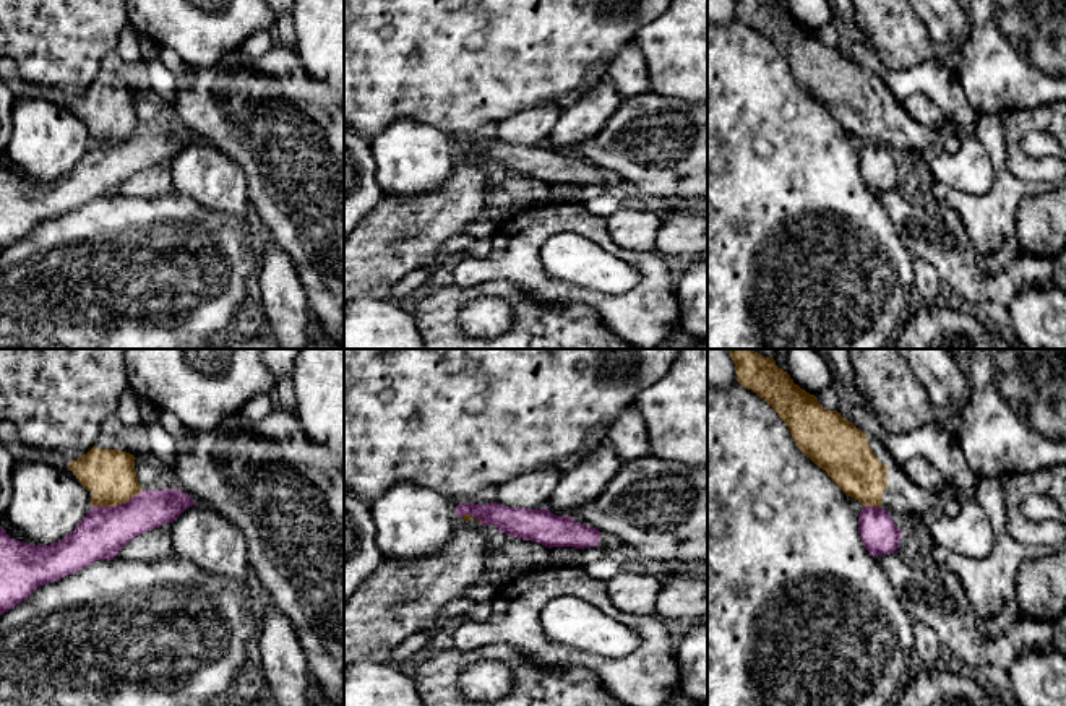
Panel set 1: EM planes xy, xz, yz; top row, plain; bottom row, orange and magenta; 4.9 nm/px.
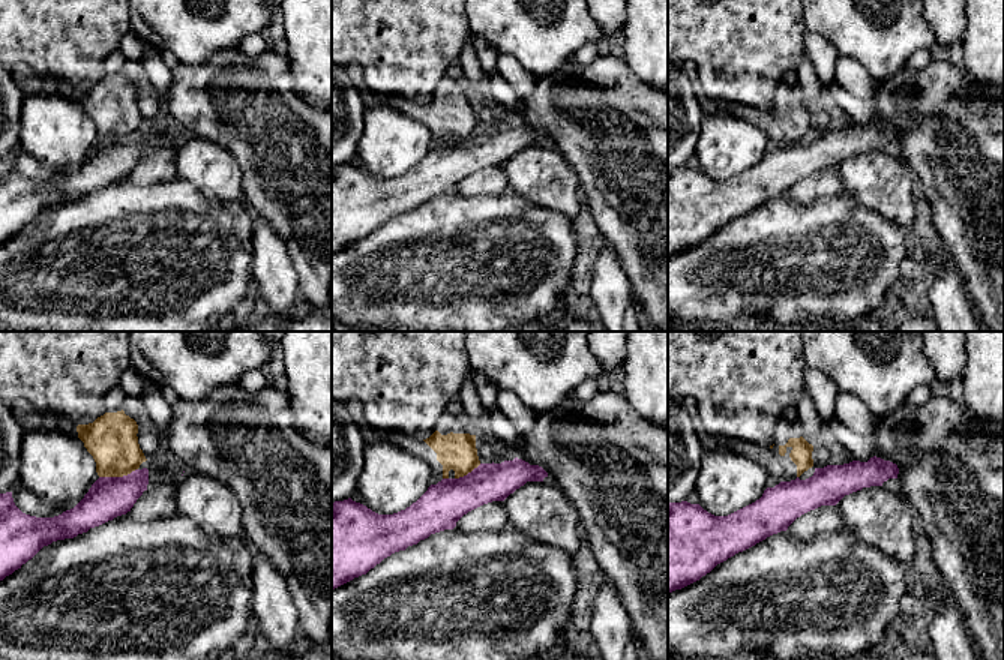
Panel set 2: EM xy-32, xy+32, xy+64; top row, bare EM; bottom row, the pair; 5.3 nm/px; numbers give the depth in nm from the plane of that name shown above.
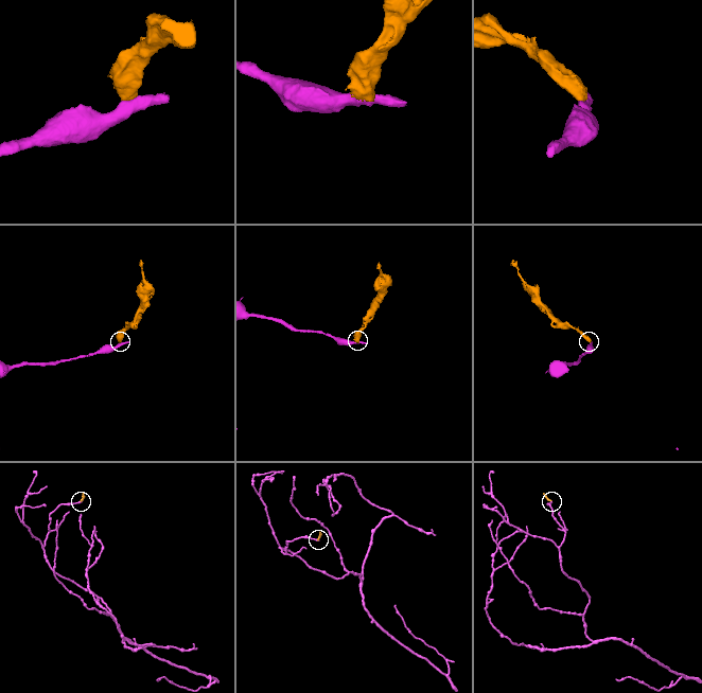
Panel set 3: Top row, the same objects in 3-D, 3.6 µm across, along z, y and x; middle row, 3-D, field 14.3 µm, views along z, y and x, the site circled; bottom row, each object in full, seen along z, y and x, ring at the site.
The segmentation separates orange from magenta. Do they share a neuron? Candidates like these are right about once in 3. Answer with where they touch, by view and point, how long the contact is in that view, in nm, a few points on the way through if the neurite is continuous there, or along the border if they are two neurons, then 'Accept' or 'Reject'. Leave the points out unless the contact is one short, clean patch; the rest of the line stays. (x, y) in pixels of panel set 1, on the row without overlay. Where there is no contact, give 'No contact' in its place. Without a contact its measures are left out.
Touches orange at xy (117, 142). Shared border 260 nm. Boundary: xy (143, 127), (117, 142), (93, 143). Reject

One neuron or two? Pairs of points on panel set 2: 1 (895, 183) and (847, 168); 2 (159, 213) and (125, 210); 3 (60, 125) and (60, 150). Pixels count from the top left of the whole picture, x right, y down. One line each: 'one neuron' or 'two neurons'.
1: one neuron
2: one neuron
3: one neuron

